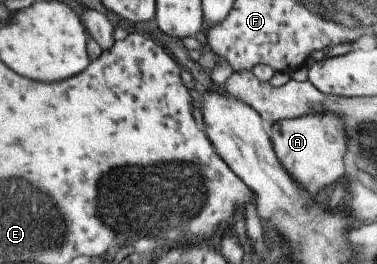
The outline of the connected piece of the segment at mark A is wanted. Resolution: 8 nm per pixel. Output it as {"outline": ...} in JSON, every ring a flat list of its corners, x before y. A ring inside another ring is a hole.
{"outline":[[325,111,326,114,306,115,298,120,279,120,267,125,268,137,280,158,280,164,296,178,302,186,308,186,312,194,320,192,324,186,332,184,344,174,344,152,346,144,341,122,334,113]]}

